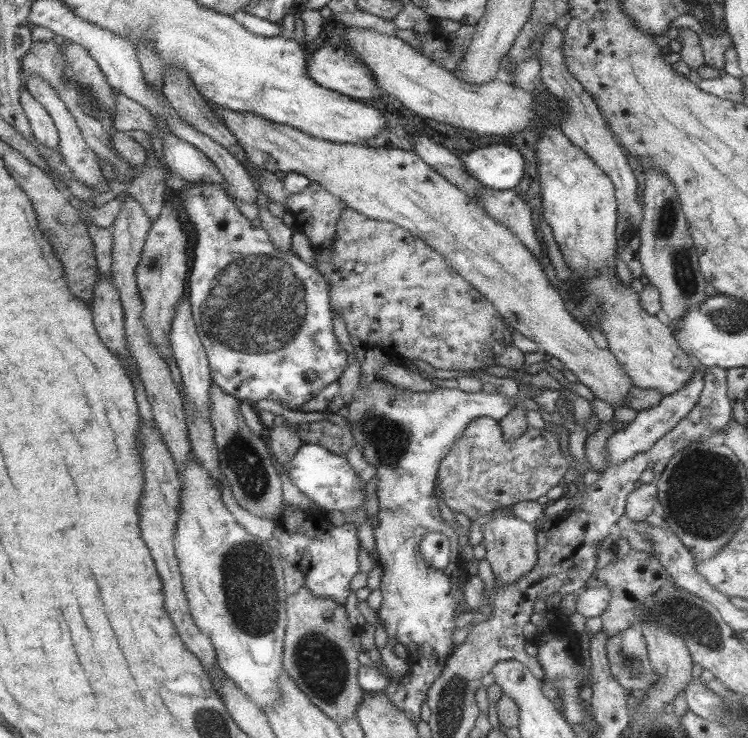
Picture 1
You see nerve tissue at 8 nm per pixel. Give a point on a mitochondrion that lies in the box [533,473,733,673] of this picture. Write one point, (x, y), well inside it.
(673, 610)

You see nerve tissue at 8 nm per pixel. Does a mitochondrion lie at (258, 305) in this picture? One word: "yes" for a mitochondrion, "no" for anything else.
yes

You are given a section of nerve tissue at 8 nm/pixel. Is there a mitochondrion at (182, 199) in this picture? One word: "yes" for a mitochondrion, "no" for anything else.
no

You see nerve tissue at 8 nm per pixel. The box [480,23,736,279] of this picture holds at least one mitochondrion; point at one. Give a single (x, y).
(529, 47)

